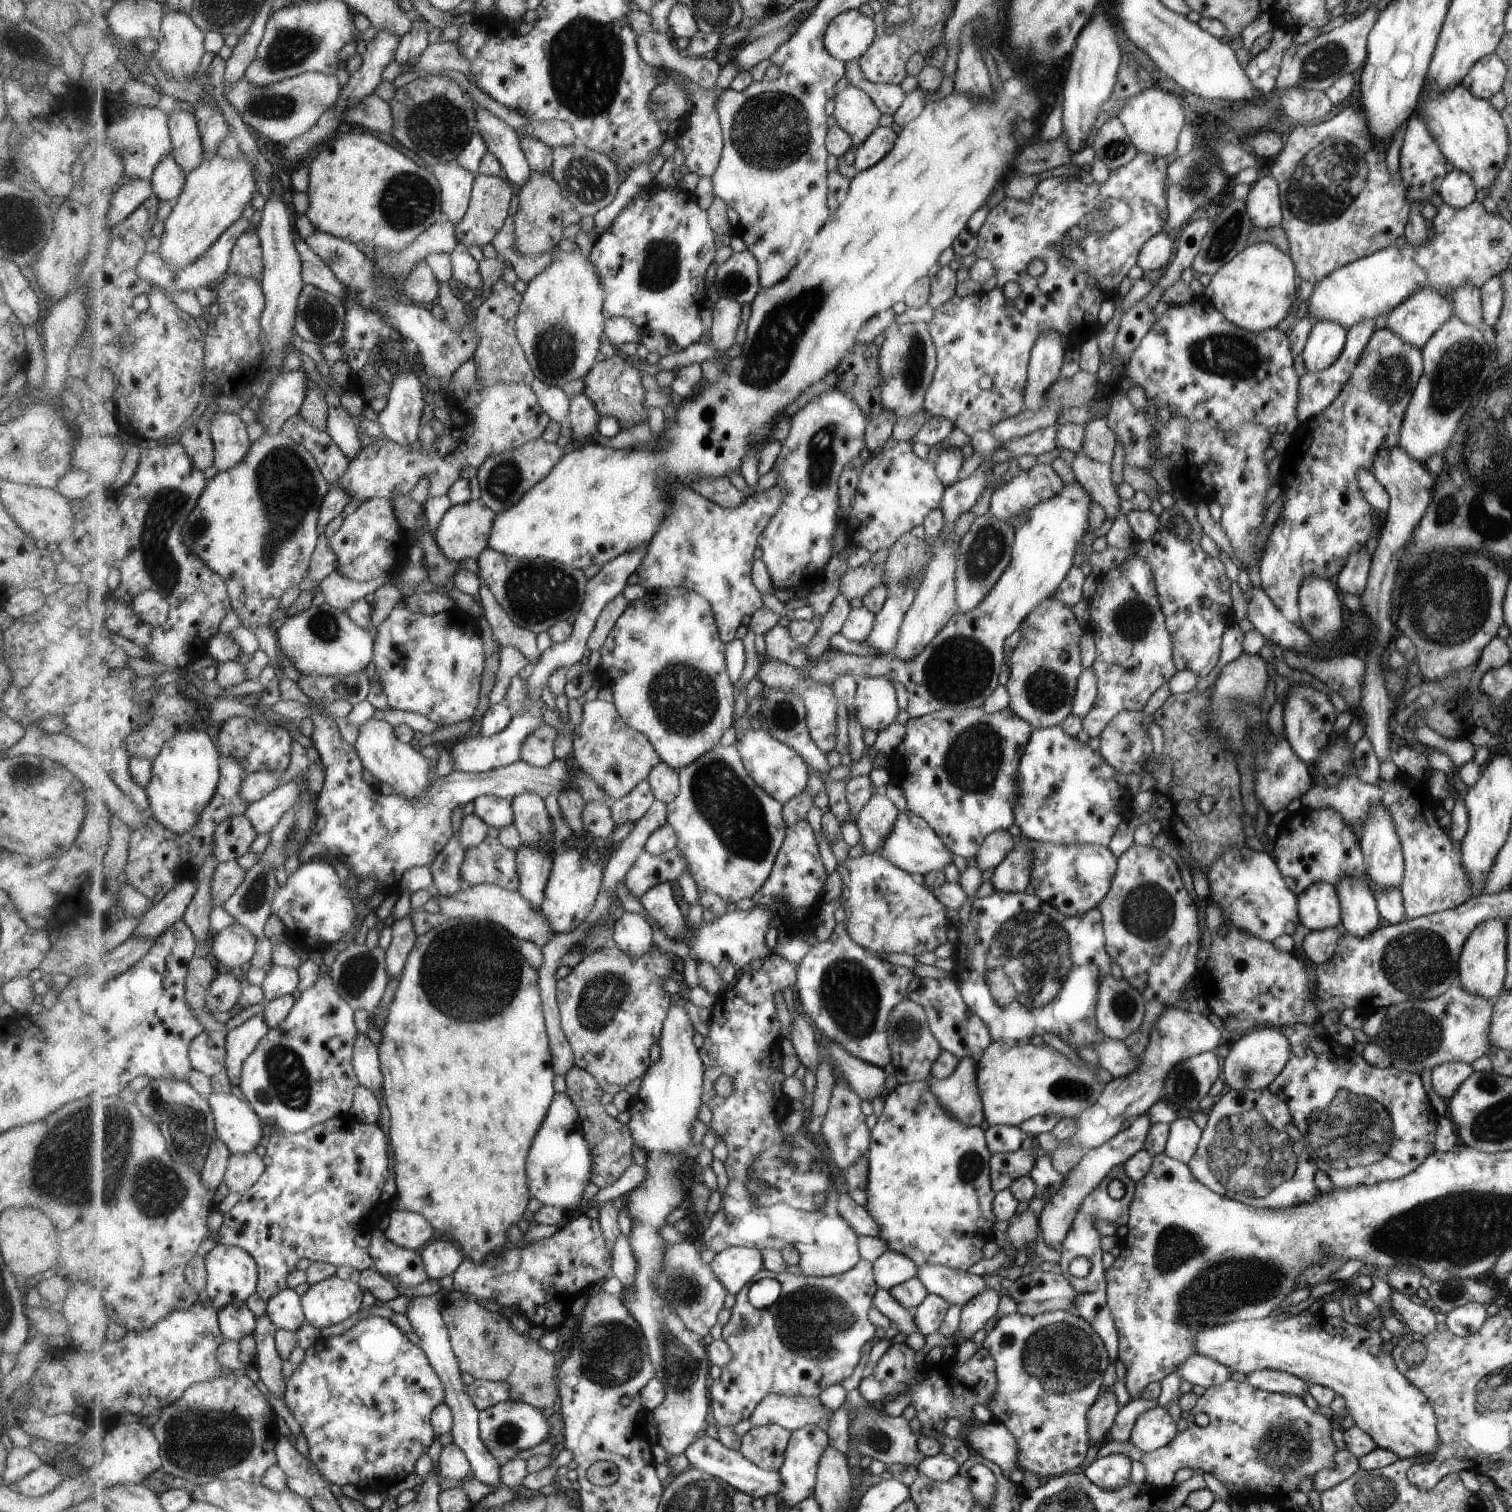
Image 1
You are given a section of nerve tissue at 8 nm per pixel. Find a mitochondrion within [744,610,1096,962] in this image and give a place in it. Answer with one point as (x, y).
(959, 669)

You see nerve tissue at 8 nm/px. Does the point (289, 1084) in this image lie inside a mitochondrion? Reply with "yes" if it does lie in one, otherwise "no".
yes

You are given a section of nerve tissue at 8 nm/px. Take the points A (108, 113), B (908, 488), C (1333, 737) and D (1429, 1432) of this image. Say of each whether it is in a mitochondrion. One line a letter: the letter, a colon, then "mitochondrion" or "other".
A: other
B: other
C: other
D: other

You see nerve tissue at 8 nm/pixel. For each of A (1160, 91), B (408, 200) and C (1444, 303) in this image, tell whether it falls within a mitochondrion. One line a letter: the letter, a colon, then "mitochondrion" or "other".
A: other
B: mitochondrion
C: other

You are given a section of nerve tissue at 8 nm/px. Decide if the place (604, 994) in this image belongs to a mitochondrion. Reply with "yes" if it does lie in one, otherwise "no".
yes

